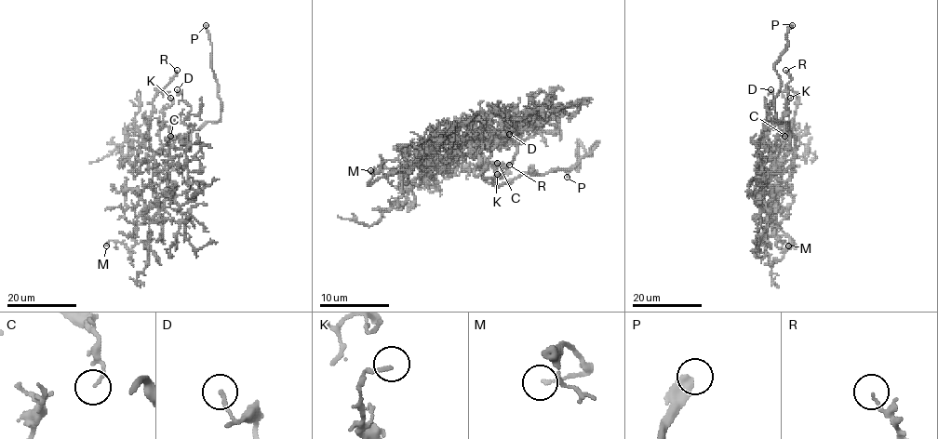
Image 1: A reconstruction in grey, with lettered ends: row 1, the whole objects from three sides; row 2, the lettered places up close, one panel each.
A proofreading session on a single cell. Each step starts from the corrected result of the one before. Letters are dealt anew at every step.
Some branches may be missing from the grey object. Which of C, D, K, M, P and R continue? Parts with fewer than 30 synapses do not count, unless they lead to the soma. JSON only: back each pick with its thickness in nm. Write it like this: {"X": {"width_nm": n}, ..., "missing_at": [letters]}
{"P": {"width_nm": 400}, "missing_at": ["P"]}

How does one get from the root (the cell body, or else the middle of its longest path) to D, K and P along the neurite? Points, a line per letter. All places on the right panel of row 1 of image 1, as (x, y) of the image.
D: (796, 156), (781, 174), (770, 173), (759, 164), (757, 140), (773, 99), (770, 89)
K: (796, 156), (795, 150), (784, 153), (775, 145), (778, 122), (786, 113), (785, 99), (790, 98)
P: (796, 156), (796, 138), (789, 144), (788, 124), (778, 121), (774, 110), (781, 86), (774, 65), (792, 25)

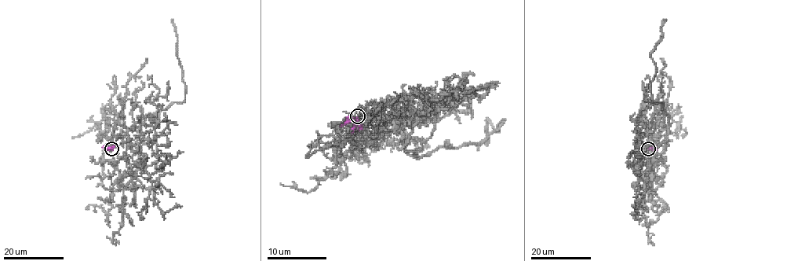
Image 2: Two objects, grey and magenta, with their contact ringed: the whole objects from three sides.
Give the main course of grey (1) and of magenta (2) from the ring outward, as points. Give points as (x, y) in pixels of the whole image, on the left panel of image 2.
1: (111, 148), (120, 137), (134, 153), (147, 115), (156, 122), (160, 111), (184, 99), (172, 19)
2: (111, 148), (102, 148)

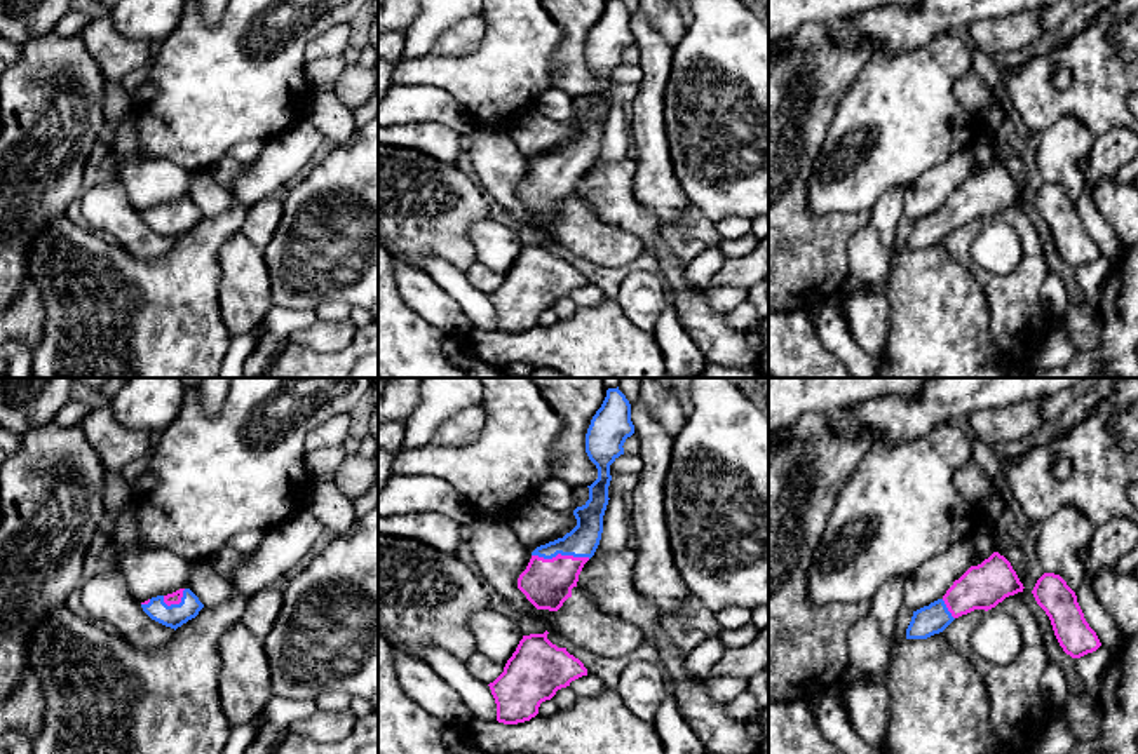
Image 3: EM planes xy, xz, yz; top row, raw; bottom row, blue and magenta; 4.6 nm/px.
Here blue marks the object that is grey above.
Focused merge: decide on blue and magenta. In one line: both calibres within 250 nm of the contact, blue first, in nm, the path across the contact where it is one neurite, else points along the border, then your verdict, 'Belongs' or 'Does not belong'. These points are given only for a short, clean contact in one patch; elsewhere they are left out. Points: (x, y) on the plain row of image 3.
Thickness 150 nm (blue) against 220 nm. Path across: xz (582, 150), (562, 164), (548, 194). Belongs

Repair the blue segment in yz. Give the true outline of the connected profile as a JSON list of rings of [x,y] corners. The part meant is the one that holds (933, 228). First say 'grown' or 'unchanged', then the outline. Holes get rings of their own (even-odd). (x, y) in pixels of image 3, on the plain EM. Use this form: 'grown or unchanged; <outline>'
grown; [[[993,162],[978,176],[971,176],[946,204],[913,221],[911,232],[906,239],[906,249],[927,249],[943,242],[955,228],[974,219],[992,219],[1006,207],[1023,202],[1011,172]]]

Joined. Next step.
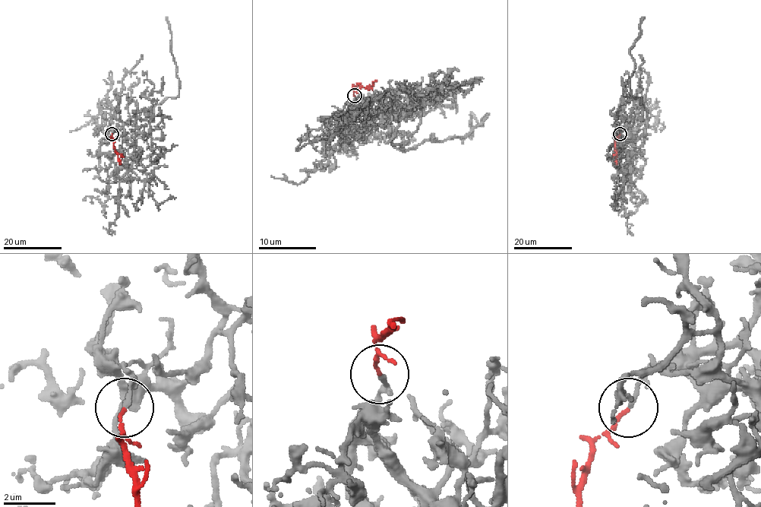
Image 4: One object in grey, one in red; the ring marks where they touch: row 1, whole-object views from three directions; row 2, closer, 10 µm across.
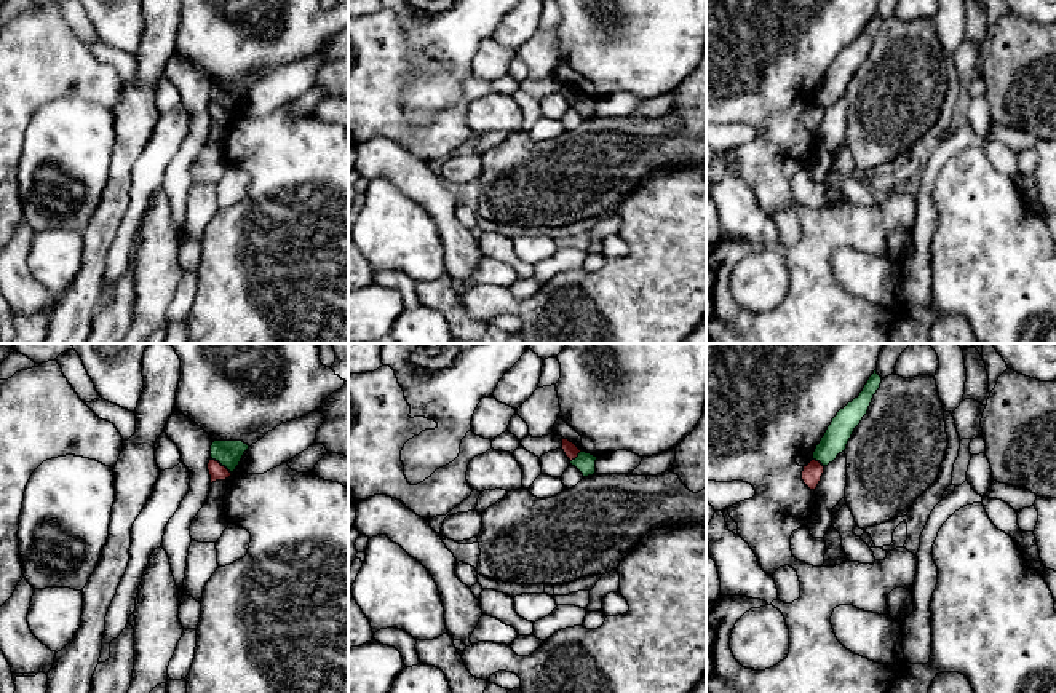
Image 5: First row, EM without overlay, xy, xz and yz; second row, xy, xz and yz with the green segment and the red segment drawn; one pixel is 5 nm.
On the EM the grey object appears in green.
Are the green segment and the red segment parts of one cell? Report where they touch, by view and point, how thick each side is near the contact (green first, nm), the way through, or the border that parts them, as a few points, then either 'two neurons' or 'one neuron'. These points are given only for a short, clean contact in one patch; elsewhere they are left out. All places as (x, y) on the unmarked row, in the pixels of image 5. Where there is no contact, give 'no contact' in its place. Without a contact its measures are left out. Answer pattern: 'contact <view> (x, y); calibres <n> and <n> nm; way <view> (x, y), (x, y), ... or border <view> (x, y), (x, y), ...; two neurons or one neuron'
contact xy (221, 106); calibres 140 and 80 nm; border xy (211, 99), (230, 115); two neurons

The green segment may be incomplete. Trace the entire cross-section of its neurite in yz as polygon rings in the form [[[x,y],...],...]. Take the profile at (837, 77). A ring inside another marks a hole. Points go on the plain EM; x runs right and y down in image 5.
[[[874,13],[859,38],[840,51],[832,61],[813,94],[813,102],[820,104],[823,109],[828,109],[837,101],[839,96],[847,91],[855,70],[867,56],[872,40],[880,30],[880,26],[882,19],[877,16],[877,13]]]

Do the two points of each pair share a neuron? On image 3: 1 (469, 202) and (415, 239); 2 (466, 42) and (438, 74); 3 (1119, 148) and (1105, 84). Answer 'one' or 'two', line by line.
1: one
2: two
3: two

